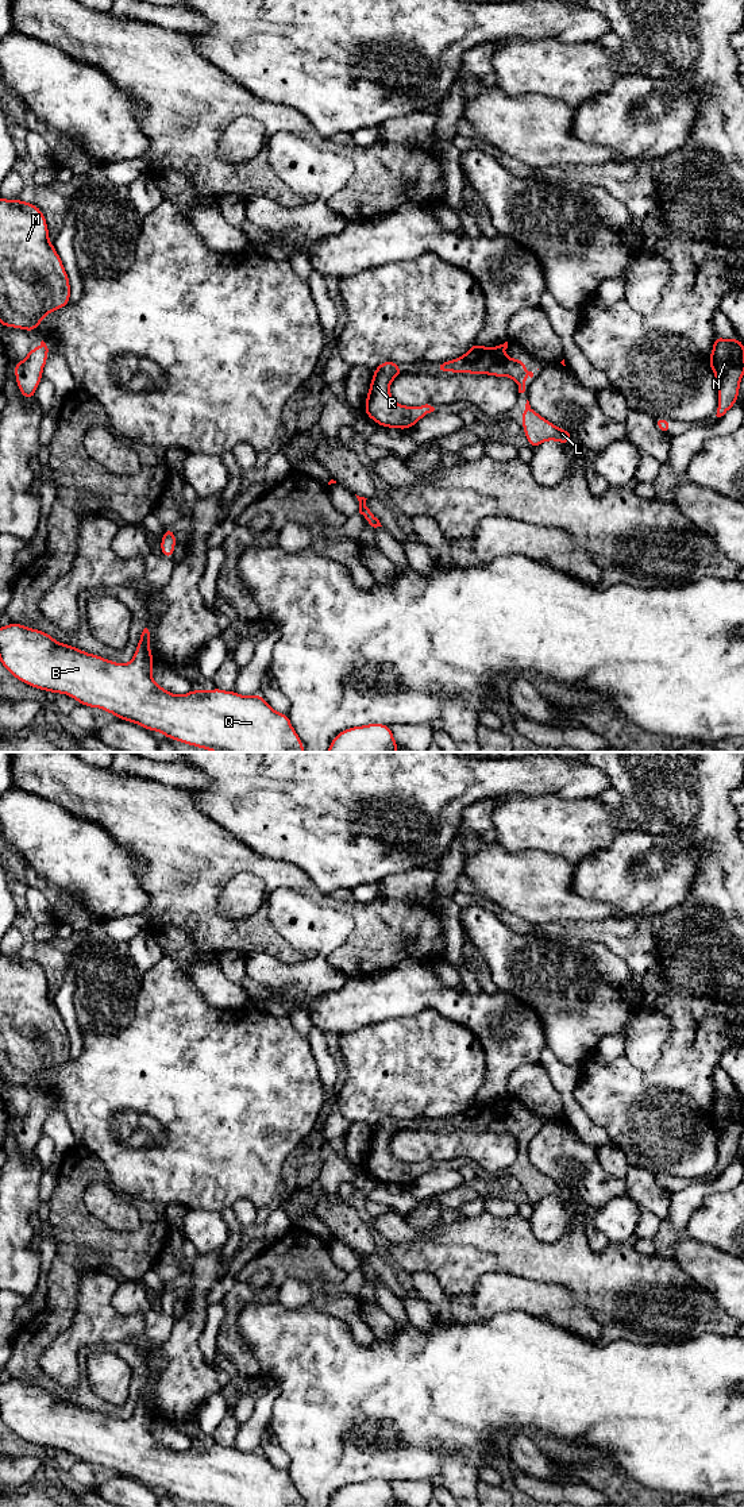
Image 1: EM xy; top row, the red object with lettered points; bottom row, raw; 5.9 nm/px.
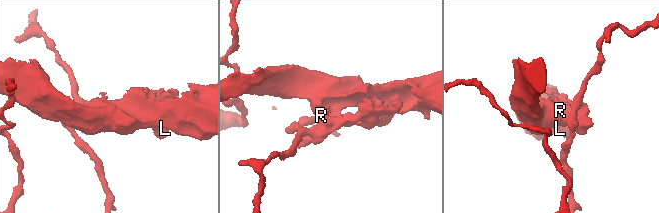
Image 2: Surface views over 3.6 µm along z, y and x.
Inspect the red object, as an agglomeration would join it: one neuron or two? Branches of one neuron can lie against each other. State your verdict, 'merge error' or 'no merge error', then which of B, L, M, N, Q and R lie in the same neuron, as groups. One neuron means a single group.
merge error; groups B Q / L M N R

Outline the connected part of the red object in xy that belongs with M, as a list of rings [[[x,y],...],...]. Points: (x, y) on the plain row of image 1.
[[[0,953],[0,1083],[32,1088],[42,1074],[70,1059],[70,1038],[63,1020],[49,997],[43,968],[23,956]]]

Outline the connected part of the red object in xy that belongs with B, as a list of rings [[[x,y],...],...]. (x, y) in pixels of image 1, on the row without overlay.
[[[12,1377],[0,1383],[0,1418],[20,1438],[35,1445],[62,1449],[88,1464],[100,1464],[117,1475],[158,1487],[171,1496],[207,1507],[304,1507],[289,1471],[275,1468],[261,1450],[244,1453],[217,1444],[176,1452],[151,1433],[154,1414],[150,1388],[143,1385],[135,1411],[127,1421],[58,1399],[49,1390]]]

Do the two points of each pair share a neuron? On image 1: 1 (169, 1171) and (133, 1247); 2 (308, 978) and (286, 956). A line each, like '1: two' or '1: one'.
1: two
2: two

